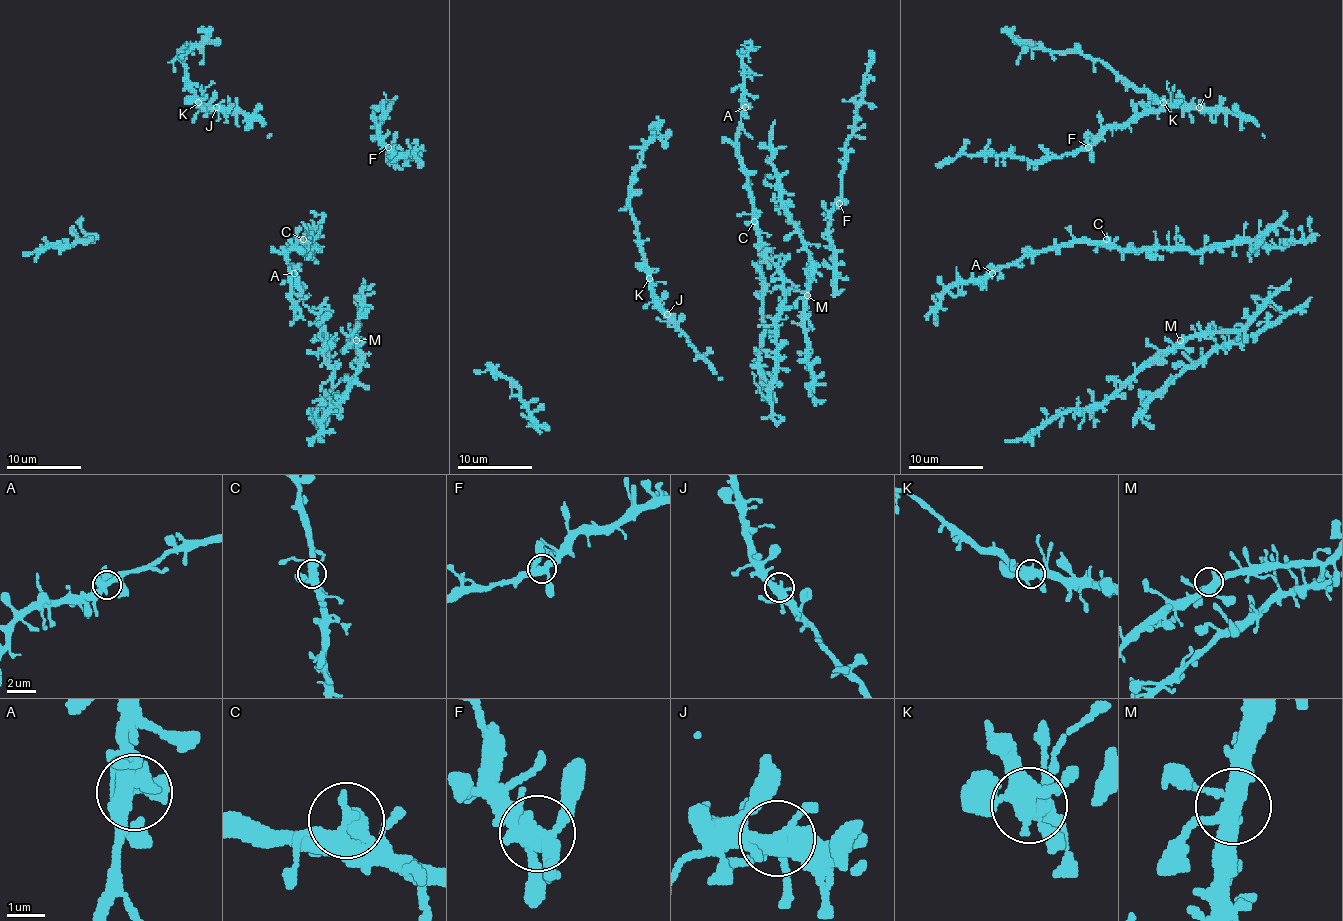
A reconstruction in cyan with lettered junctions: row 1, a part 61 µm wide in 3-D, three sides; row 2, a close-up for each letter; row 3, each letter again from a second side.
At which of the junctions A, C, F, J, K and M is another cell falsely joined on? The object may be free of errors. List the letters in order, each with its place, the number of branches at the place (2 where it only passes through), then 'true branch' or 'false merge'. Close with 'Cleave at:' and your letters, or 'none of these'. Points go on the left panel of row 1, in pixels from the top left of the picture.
A: (294, 273) | 4 | true branch
C: (303, 239) | 4 | true branch
F: (388, 147) | 4 | true branch
J: (216, 107) | 4 | true branch
K: (198, 102) | 4 | true branch
M: (356, 340) | 4 | true branch
Cleave at: none of these

